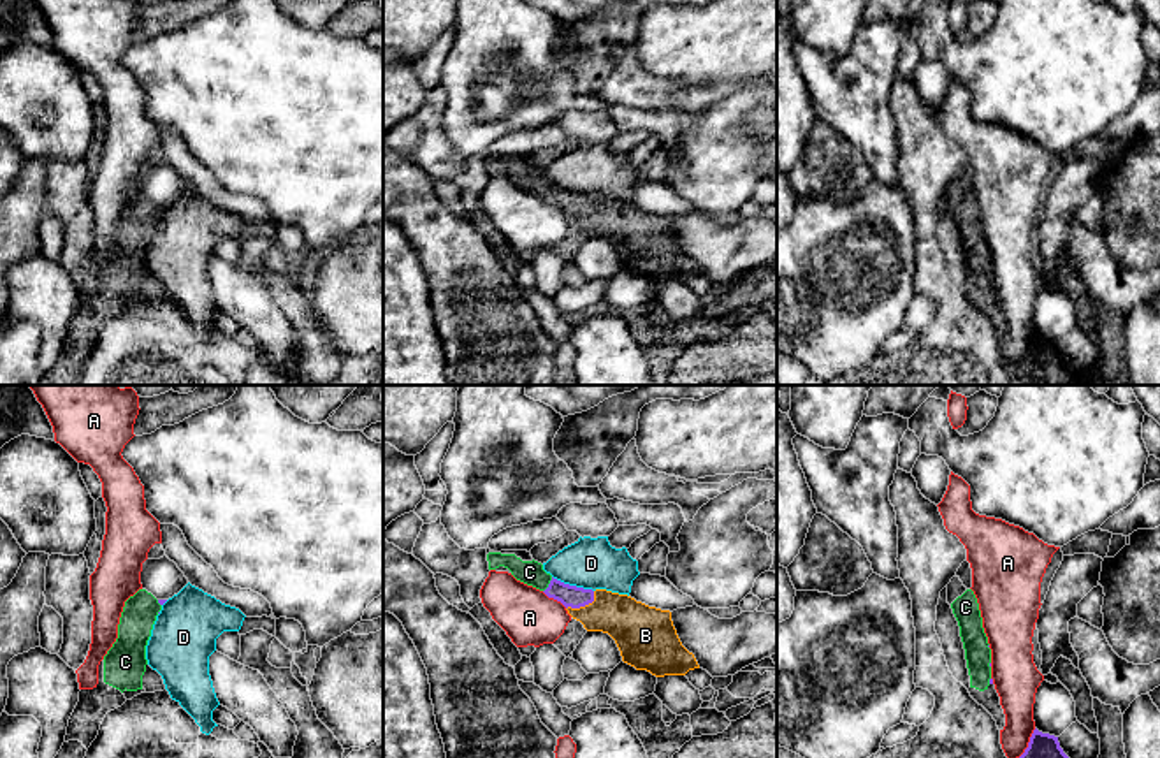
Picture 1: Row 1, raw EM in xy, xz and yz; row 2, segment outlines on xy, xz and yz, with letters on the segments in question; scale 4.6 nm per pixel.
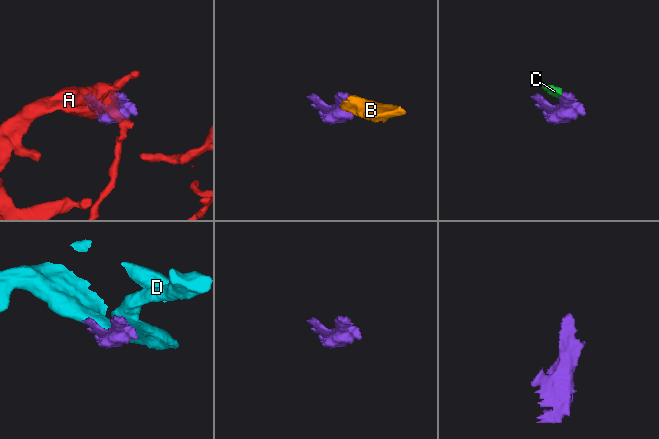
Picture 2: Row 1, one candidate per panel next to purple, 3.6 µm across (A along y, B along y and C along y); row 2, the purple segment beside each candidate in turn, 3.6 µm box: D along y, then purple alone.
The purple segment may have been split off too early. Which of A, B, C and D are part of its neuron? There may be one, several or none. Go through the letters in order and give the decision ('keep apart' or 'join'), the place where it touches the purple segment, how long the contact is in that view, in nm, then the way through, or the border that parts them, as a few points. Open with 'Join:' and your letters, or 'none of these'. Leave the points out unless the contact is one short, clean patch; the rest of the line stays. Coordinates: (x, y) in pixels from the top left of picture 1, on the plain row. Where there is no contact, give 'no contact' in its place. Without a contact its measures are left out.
Join: B, C
A: keep apart; meets purple in yz at (1029, 352); contact 190 nm long
B: join; meets purple in xz at (584, 211); contact 160 nm long
C: join; meets purple in xz at (549, 190); contact 80 nm long; runs through xz (573, 203), (549, 190), (529, 178)
D: keep apart; meets purple in xz at (573, 192); contact 200 nm long

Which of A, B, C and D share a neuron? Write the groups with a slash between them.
A / B C / D

